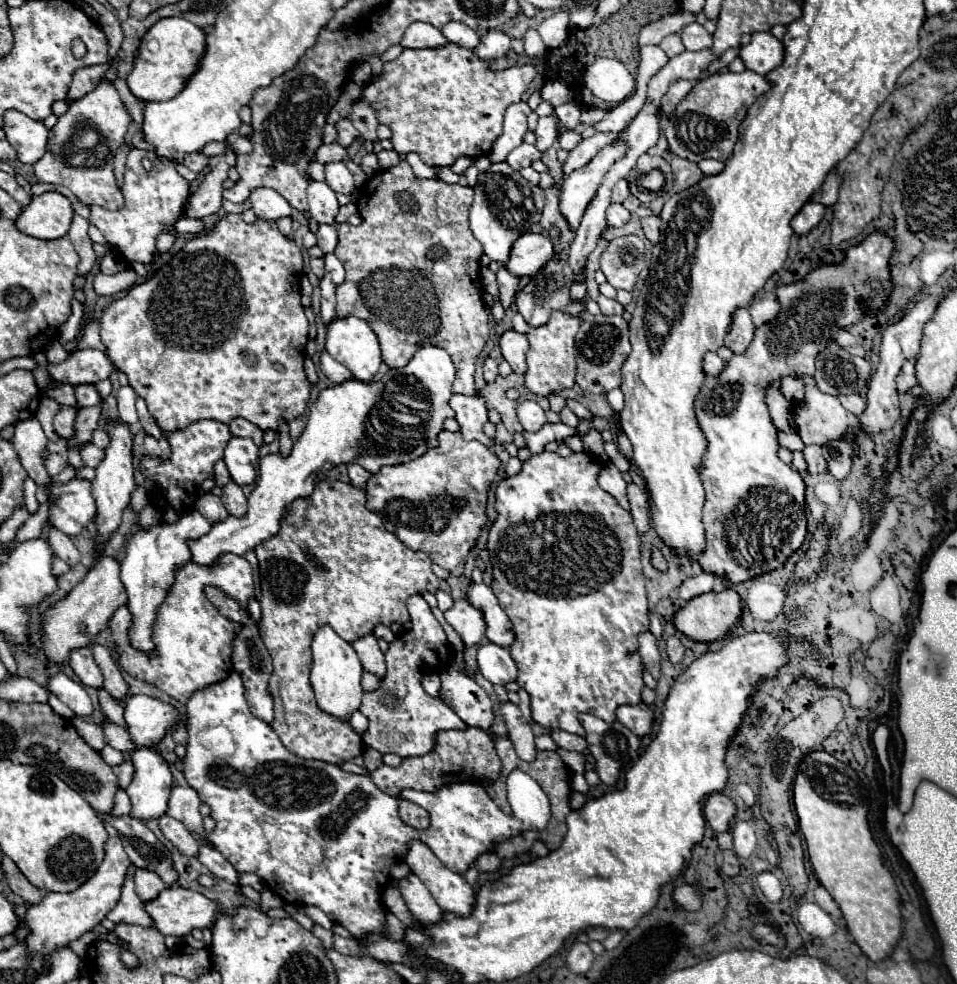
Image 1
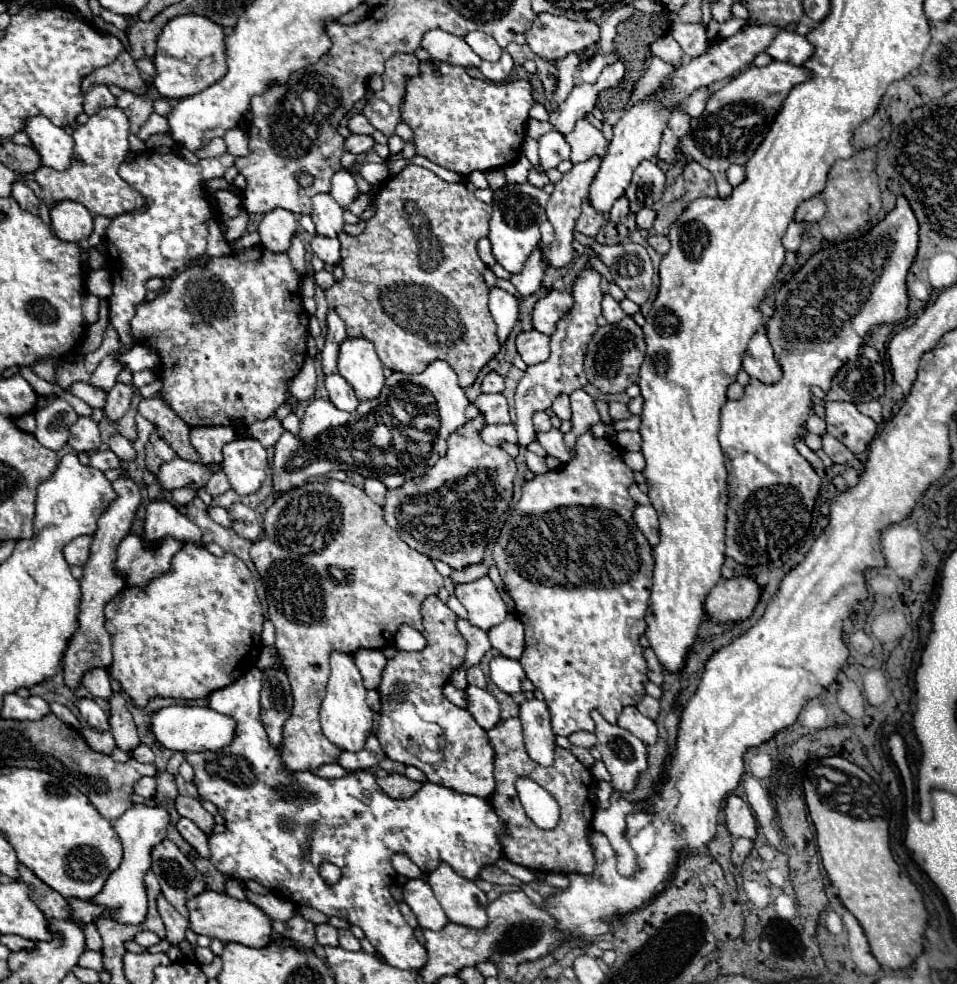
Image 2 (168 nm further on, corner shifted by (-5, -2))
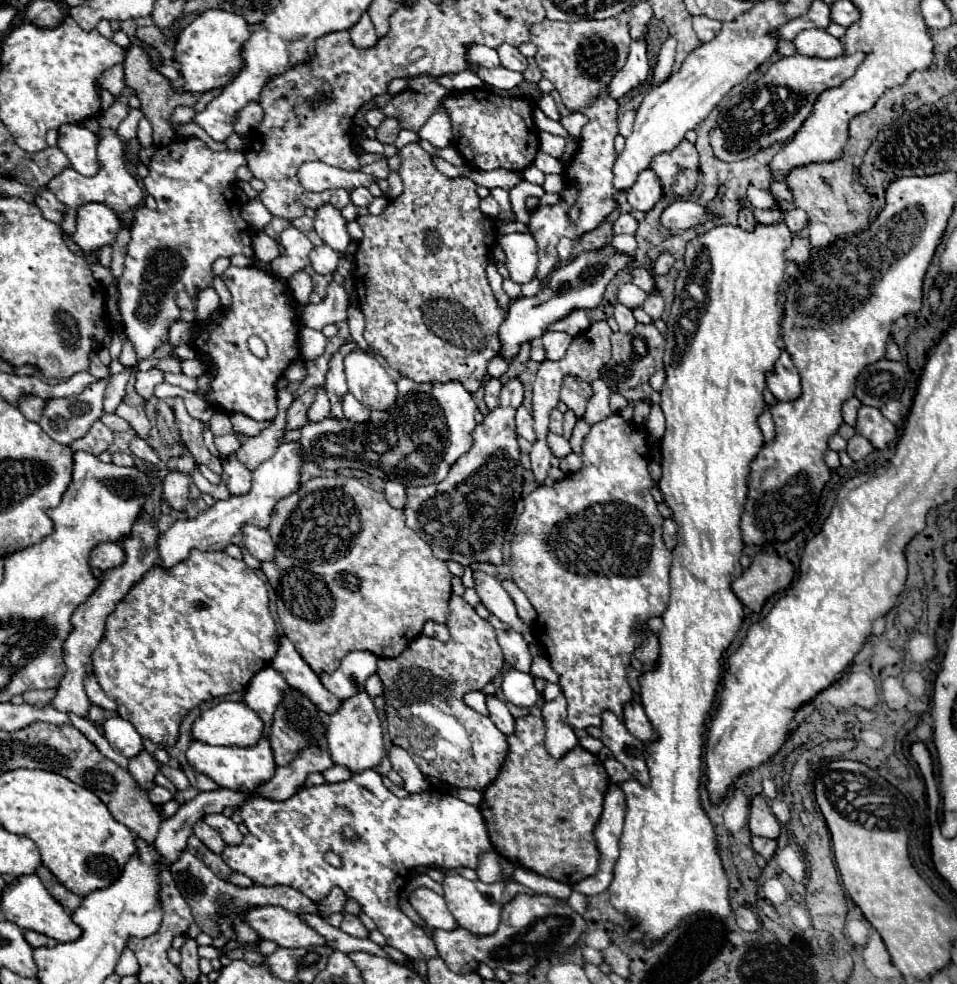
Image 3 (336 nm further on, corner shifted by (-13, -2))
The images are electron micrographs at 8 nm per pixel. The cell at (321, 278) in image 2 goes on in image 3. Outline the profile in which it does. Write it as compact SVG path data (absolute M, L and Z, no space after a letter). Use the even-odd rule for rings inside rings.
M332 282L328 286L328 294L320 304L310 304L310 310L302 312L302 322L304 326L310 326L314 330L322 330L326 324L338 324L346 320L346 310L350 306L350 296L348 292Z

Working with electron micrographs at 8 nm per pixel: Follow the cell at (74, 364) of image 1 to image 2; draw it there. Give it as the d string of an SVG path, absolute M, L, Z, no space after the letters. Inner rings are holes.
M134 346L128 352L120 354L118 362L122 364L122 368L130 372L140 372L144 368L156 368L156 356L152 356L148 348L140 348L140 346Z

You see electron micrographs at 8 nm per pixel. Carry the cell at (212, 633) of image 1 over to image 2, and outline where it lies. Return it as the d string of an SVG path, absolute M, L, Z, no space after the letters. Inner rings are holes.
M184 544L172 558L170 570L148 584L148 588L124 588L118 592L104 612L114 654L108 672L138 706L144 706L154 696L180 700L206 698L212 690L226 688L248 668L256 666L264 648L260 640L264 614L248 566L234 554L216 558L206 548L196 548L194 544Z

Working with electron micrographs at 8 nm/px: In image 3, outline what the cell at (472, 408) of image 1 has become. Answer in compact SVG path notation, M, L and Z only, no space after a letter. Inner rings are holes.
M520 406L518 412L516 412L516 430L528 442L536 442L536 432L534 432L534 426L532 424L534 424L532 414L524 406Z

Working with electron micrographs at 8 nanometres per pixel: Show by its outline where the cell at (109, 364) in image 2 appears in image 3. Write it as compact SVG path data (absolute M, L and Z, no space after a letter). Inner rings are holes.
M198 138L174 140L166 146L158 146L150 174L144 178L144 188L156 200L156 210L138 208L132 224L132 240L128 244L128 254L124 262L124 274L118 280L120 290L120 312L124 318L124 332L138 352L138 360L152 356L152 352L168 340L168 328L180 318L180 308L176 304L176 294L186 292L190 298L198 298L202 290L212 286L212 264L218 258L232 258L236 254L254 256L252 232L248 222L240 214L240 202L236 196L236 170L246 164L242 152L230 150L210 150L206 142Z

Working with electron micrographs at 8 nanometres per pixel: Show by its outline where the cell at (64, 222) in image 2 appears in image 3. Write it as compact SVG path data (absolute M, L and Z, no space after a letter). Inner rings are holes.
M92 202L78 208L74 242L82 250L98 250L102 246L114 244L118 232L120 232L120 218L106 204Z

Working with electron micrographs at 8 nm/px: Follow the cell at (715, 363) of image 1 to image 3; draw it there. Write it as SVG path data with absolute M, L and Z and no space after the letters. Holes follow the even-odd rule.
M768 408L764 410L764 414L760 414L758 424L760 424L760 430L762 430L766 442L772 442L774 436L776 436L776 432L774 432L774 422L772 422L772 416L770 416L770 410Z

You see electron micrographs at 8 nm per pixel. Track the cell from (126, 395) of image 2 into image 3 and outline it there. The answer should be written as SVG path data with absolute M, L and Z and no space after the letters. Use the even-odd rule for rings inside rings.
M152 368L152 370L148 370L148 372L138 372L136 390L138 390L138 394L140 394L144 400L148 400L148 398L152 396L154 388L156 388L158 384L162 384L162 382L164 382L164 372L158 370L158 368Z

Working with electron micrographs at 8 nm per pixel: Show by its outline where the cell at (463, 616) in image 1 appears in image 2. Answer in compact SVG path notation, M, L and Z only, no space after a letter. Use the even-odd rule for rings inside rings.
M488 576L456 586L456 598L468 610L468 622L484 632L500 624L508 614L496 586Z

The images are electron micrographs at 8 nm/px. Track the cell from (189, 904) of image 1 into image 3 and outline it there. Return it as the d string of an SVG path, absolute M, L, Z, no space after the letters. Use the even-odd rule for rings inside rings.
M280 906L252 908L252 912L244 914L244 920L248 920L248 924L252 924L252 928L256 928L264 940L274 940L282 948L326 946L324 936L308 926L302 916Z

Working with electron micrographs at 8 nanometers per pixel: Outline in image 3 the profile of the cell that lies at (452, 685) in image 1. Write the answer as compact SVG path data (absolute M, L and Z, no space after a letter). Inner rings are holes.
M488 696L488 710L490 710L490 720L498 726L498 730L506 736L510 736L514 732L514 718L508 710L508 706L498 700L496 696Z

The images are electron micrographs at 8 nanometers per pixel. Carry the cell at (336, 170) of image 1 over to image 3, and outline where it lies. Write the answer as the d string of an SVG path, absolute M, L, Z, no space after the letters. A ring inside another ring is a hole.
M356 188L350 192L350 200L356 206L368 206L372 202L372 194L368 192L368 188Z

